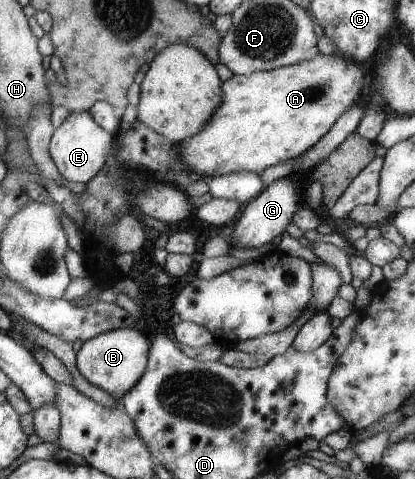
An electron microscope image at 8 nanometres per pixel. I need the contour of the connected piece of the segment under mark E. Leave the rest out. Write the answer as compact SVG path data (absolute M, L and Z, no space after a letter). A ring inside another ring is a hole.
M88 110L72 112L59 125L49 141L49 153L56 164L60 176L75 183L88 184L102 168L112 149L114 135L109 130L102 129L101 125L94 121L93 114Z

